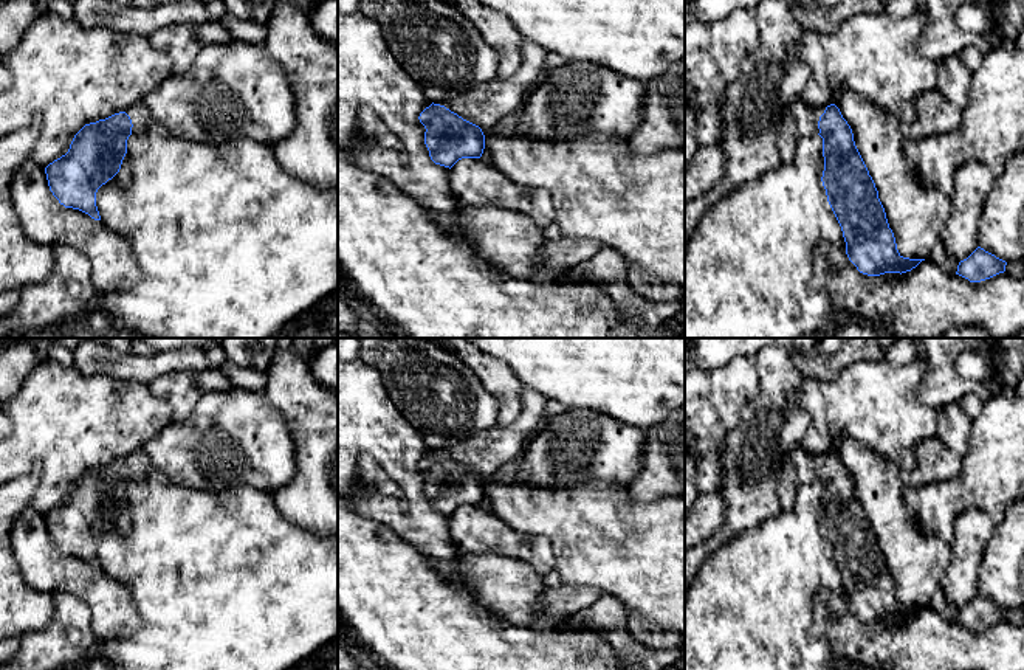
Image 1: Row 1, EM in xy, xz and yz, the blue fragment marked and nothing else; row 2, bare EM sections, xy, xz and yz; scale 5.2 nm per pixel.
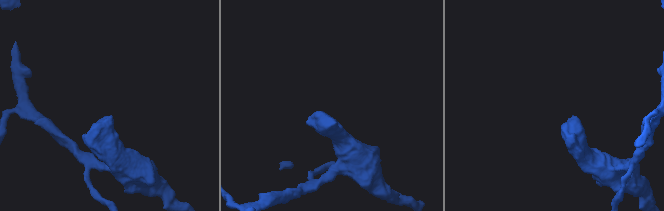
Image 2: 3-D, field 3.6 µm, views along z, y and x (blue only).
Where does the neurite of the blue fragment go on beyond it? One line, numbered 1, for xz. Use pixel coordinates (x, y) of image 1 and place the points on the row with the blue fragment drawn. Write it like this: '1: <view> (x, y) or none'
1: xz (487, 104)

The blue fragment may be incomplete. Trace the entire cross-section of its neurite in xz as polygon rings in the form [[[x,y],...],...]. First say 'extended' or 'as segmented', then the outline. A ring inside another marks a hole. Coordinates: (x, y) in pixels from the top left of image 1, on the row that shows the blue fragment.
extended; [[[524,37],[519,70],[507,79],[482,82],[454,98],[446,107],[431,104],[418,119],[424,126],[424,144],[435,164],[452,168],[462,158],[480,158],[485,149],[483,127],[493,127],[513,115],[545,68],[548,51]]]

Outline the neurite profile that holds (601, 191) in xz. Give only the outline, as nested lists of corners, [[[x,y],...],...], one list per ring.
[[[499,124],[480,129],[496,169],[521,186],[544,188],[552,194],[556,223],[564,237],[598,240],[615,250],[629,265],[685,287],[685,150],[640,157],[631,152],[627,140],[600,132],[567,141],[548,141],[528,138],[516,130],[503,133]]]

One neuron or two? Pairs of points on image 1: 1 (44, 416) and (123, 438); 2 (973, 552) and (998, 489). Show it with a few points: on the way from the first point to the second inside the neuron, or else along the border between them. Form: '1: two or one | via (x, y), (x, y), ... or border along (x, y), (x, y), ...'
1: one | via (64, 422), (103, 422)
2: two | border along (953, 521), (965, 509), (979, 507), (995, 524)

